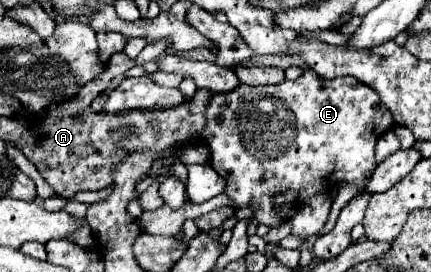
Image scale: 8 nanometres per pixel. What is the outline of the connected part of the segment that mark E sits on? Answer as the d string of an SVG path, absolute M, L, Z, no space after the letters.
M312 69L304 71L296 81L284 81L276 87L250 87L240 85L236 91L228 95L212 95L212 103L208 105L208 127L204 129L204 143L212 151L210 165L218 175L222 175L226 183L226 195L232 197L240 207L252 203L256 211L254 217L268 225L278 227L282 219L274 215L274 209L292 203L300 205L304 199L310 199L316 193L328 193L336 183L354 183L360 193L364 191L368 179L366 173L372 173L374 163L374 147L380 137L380 119L384 117L384 131L394 127L392 113L388 107L380 107L380 97L368 85L358 79L346 75L338 79L324 79L316 75Z

